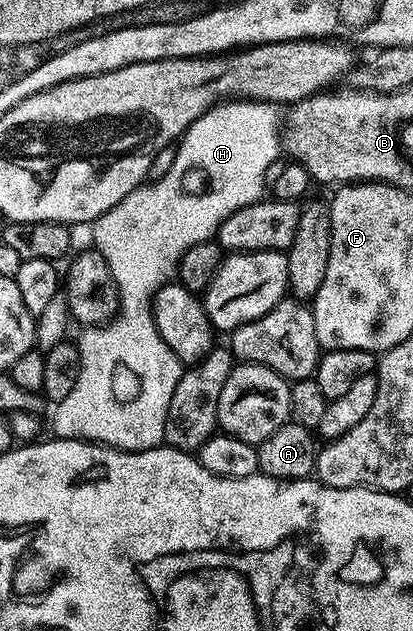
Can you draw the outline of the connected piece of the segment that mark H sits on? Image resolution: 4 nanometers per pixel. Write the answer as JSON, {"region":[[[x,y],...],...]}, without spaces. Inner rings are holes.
{"region":[[[232,99],[227,103],[221,103],[215,105],[212,109],[207,109],[180,138],[176,145],[174,167],[170,167],[170,171],[166,171],[166,175],[162,175],[162,179],[148,181],[139,185],[134,191],[130,191],[130,195],[126,195],[126,199],[122,199],[117,205],[110,207],[110,211],[106,211],[98,220],[91,222],[91,244],[104,256],[112,272],[112,278],[116,280],[116,288],[120,290],[120,308],[116,316],[108,324],[93,325],[81,332],[84,334],[81,335],[80,341],[78,340],[80,350],[78,383],[74,383],[74,391],[70,391],[70,395],[66,395],[66,399],[55,402],[54,405],[56,414],[52,417],[52,429],[56,432],[53,434],[57,438],[65,441],[83,439],[107,445],[114,449],[122,449],[129,453],[137,453],[143,449],[155,449],[165,444],[164,424],[166,423],[166,411],[170,407],[170,398],[174,396],[174,387],[178,387],[180,376],[184,374],[185,366],[180,364],[180,361],[174,355],[174,351],[170,351],[170,347],[166,345],[166,339],[162,339],[162,335],[156,326],[156,319],[152,314],[152,304],[156,300],[156,293],[177,276],[182,255],[186,255],[186,251],[190,247],[194,247],[203,241],[213,240],[219,234],[222,223],[226,219],[230,219],[230,215],[234,215],[234,211],[238,211],[247,205],[253,205],[254,202],[261,200],[265,196],[266,167],[270,167],[270,163],[277,161],[282,153],[282,125],[278,120],[278,113],[276,117],[276,112],[278,112],[278,109],[275,104],[266,101],[245,101],[243,99]]]}

